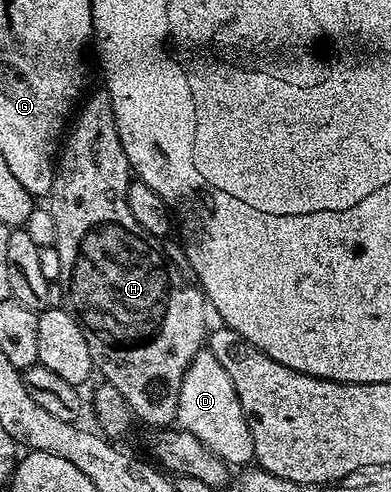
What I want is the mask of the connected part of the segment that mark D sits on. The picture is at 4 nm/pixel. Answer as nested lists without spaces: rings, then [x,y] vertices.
[[[208,349],[198,351],[185,371],[179,389],[176,422],[180,430],[197,437],[224,463],[249,465],[254,462],[251,433],[243,409],[239,405],[235,385],[231,385],[231,377],[227,377],[227,369],[219,365],[215,353],[211,353]]]

